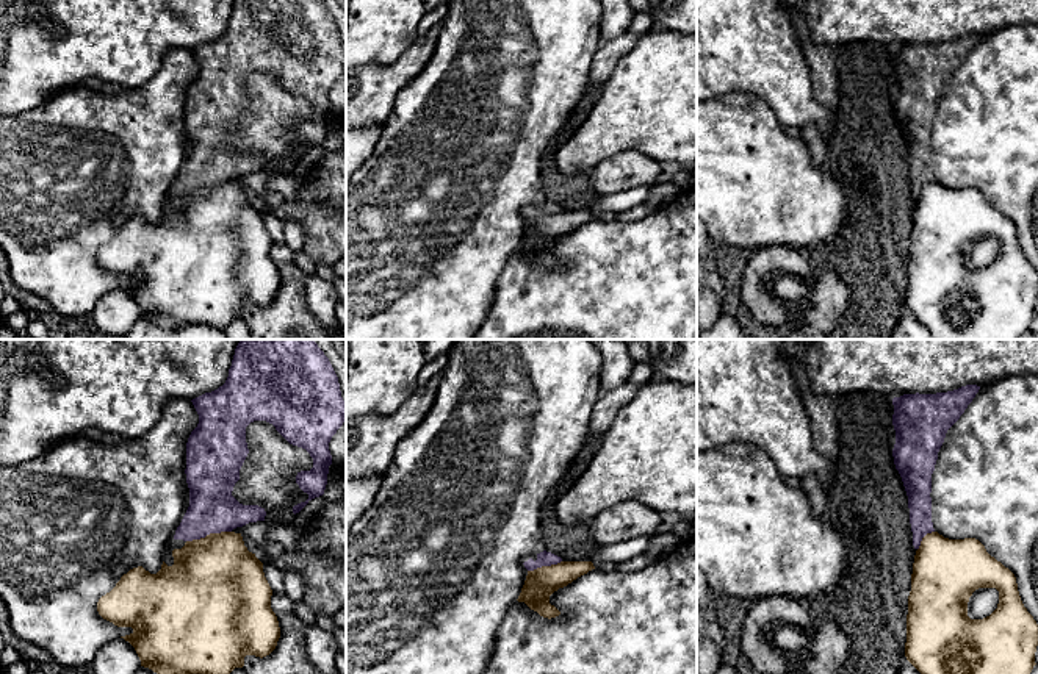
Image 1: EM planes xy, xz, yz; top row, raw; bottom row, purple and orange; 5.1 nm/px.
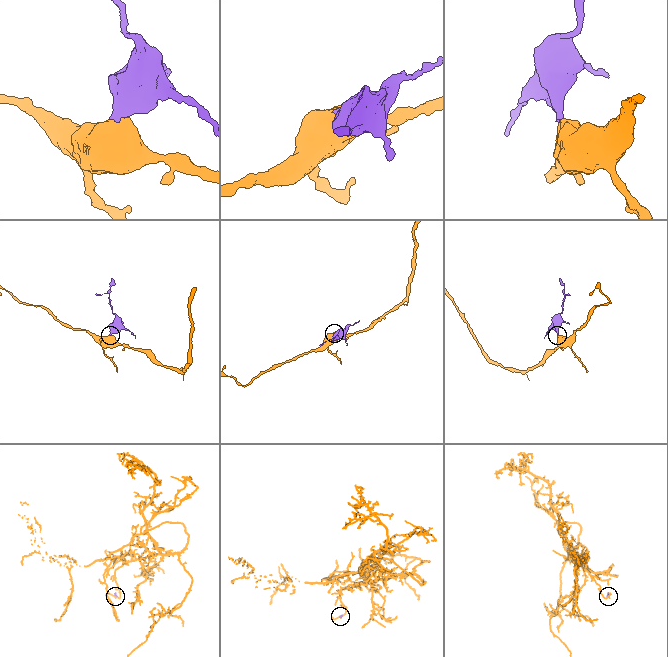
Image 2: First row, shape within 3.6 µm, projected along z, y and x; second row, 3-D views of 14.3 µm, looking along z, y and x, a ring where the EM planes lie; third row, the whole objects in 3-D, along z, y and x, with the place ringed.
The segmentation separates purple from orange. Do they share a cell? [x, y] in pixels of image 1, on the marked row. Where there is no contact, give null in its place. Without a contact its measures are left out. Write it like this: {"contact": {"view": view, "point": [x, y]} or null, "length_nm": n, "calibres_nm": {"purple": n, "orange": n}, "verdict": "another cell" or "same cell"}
{"contact": {"view": "xy", "point": [209, 534]}, "length_nm": 240, "calibres_nm": {"purple": 240, "orange": 460}, "verdict": "another cell"}

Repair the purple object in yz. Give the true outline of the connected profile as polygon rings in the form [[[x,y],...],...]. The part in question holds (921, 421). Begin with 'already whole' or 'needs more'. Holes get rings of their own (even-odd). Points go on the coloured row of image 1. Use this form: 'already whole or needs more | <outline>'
already whole | [[[966,385],[947,393],[916,393],[892,399],[892,457],[908,496],[914,549],[919,549],[927,533],[935,532],[930,493],[938,452],[947,430],[960,419],[979,389],[977,385]]]

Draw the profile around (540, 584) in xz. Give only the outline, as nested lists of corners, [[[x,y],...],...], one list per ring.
[[[560,561],[528,571],[517,601],[524,602],[543,618],[556,618],[560,611],[550,604],[550,596],[592,569],[595,569],[592,561]]]

